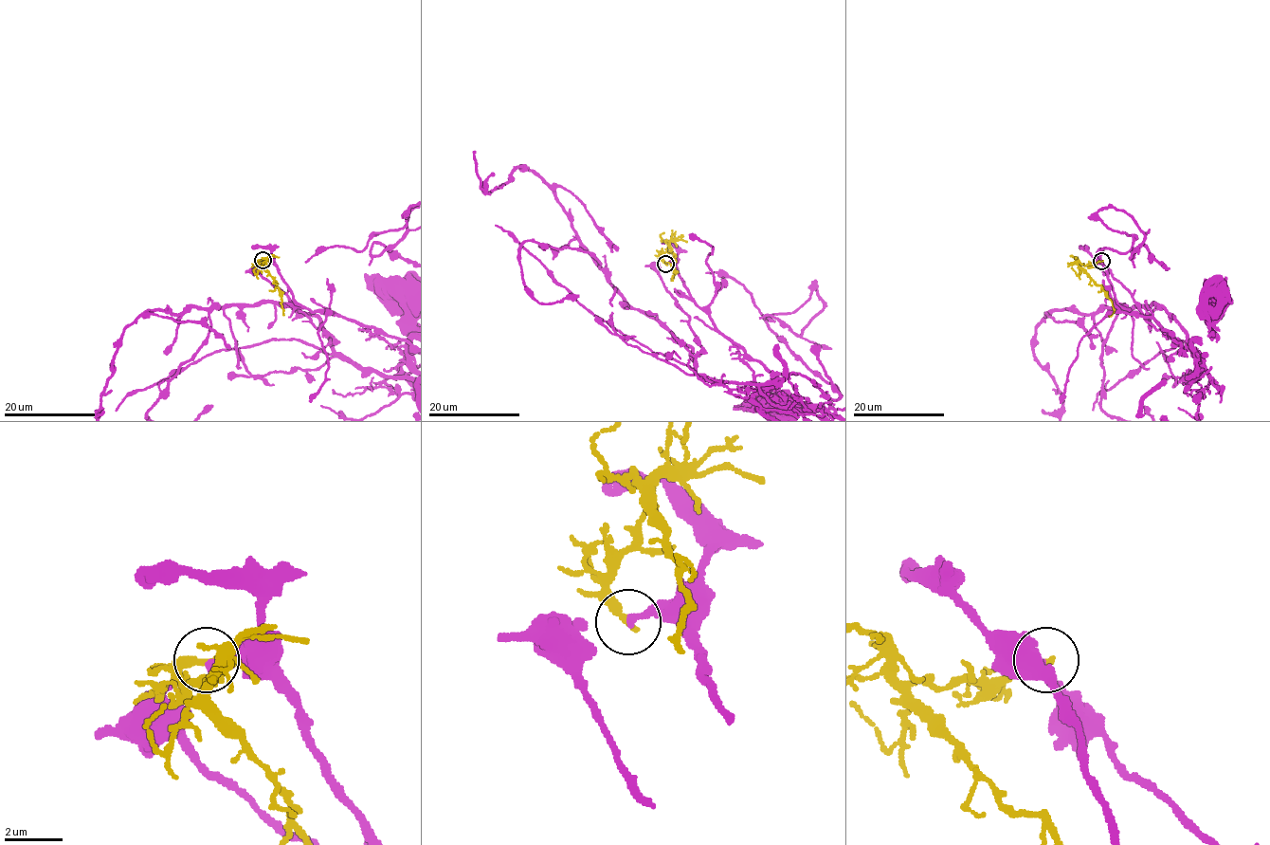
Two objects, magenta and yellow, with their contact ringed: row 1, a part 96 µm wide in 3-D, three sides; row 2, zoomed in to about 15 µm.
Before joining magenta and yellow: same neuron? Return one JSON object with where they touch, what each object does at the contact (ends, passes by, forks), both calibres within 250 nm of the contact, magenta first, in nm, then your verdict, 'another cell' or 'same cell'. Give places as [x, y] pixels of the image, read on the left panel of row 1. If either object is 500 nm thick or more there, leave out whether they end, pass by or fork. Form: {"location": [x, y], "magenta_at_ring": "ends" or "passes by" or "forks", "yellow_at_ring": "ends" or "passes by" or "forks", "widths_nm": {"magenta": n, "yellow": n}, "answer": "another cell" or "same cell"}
{"location": [263, 260], "magenta_at_ring": "ends", "yellow_at_ring": "ends", "widths_nm": {"magenta": 280, "yellow": 280}, "answer": "another cell"}

